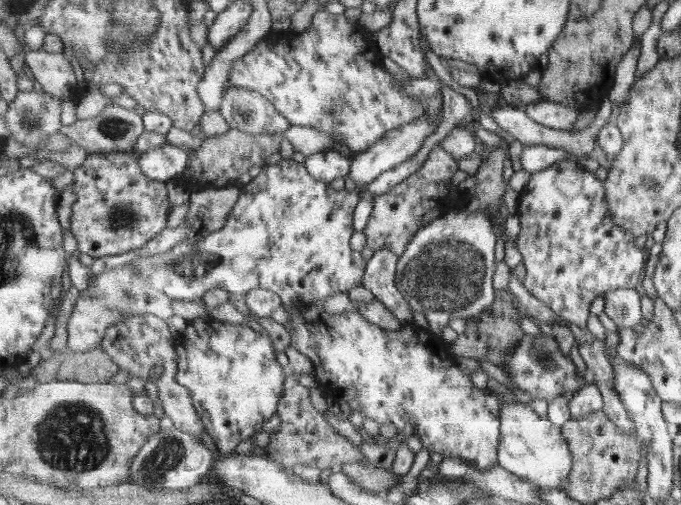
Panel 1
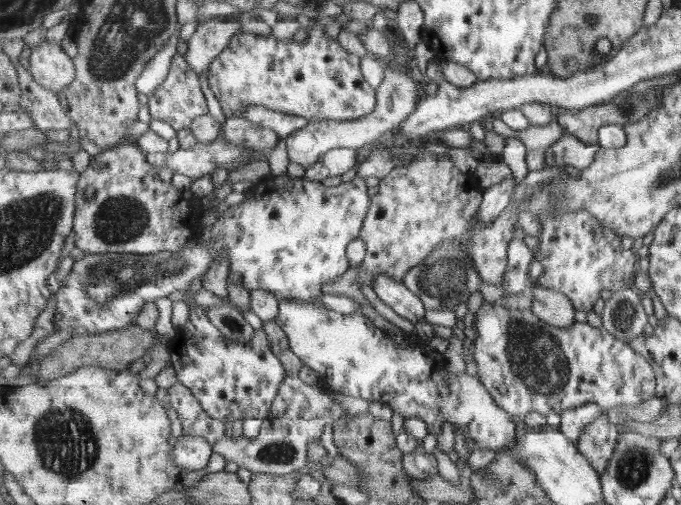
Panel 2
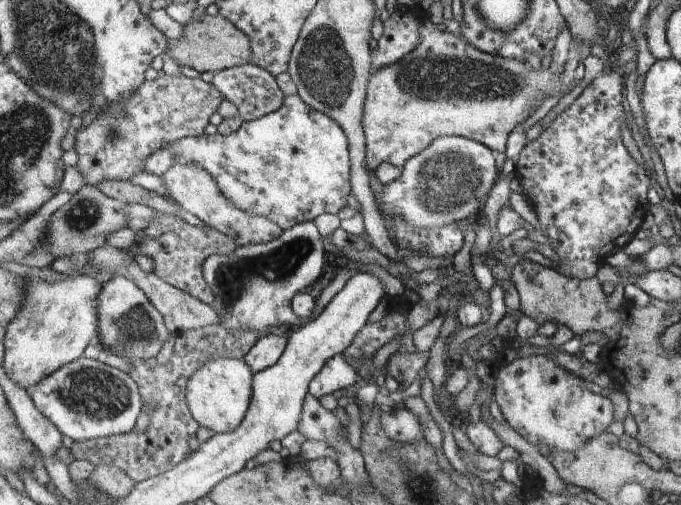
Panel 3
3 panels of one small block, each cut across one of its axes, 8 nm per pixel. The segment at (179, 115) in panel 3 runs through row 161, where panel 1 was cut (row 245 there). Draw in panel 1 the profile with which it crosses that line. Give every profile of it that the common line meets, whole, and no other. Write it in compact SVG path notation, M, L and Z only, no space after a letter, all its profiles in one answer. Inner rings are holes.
M134 150L90 153L71 182L76 195L72 204L71 233L82 254L95 259L133 252L166 230L171 202L164 182L153 180L141 169L141 152Z

